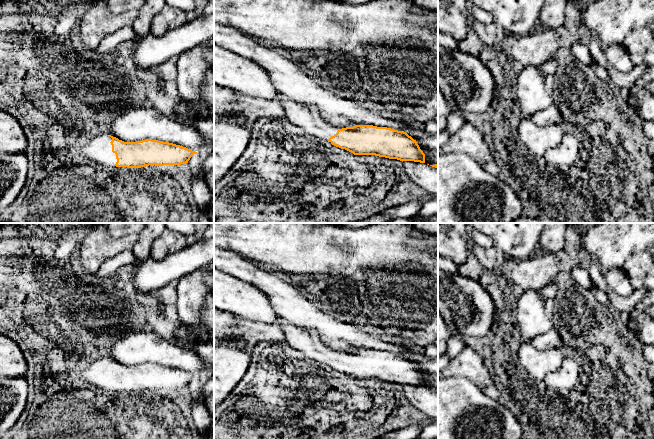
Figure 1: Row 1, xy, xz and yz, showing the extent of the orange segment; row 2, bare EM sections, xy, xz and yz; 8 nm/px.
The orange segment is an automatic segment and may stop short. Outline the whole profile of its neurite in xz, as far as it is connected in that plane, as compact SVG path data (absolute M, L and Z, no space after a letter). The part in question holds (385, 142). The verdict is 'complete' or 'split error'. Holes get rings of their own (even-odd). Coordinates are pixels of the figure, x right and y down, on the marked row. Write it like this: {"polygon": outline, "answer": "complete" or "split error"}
{"polygon": "M279 93L275 99L281 102L285 109L286 120L299 126L305 133L328 141L330 144L345 149L354 155L375 155L400 161L425 163L425 154L417 142L404 131L373 125L355 125L341 127L327 122L315 106L304 105L289 99L284 93Z", "answer": "split error"}

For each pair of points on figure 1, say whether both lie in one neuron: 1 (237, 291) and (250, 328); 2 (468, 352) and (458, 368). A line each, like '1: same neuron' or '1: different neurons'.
1: different neurons
2: same neuron

